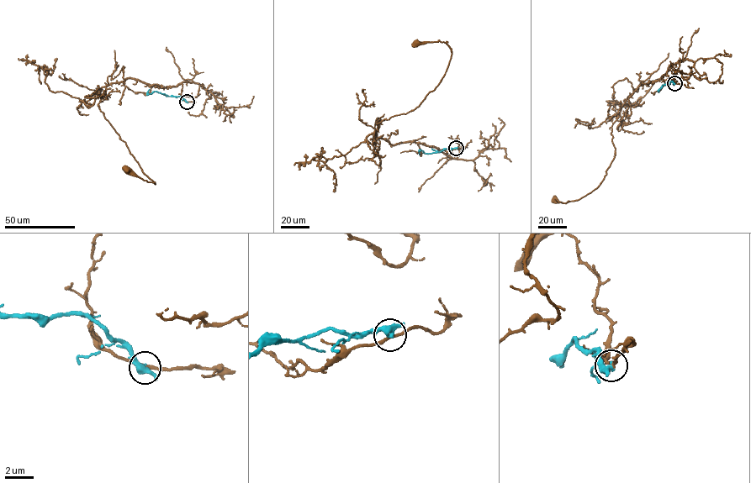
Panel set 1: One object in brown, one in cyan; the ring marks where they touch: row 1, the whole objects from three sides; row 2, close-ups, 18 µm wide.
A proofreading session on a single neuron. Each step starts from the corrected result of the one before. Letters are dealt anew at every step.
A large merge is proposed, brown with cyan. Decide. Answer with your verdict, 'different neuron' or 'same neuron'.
different neuron

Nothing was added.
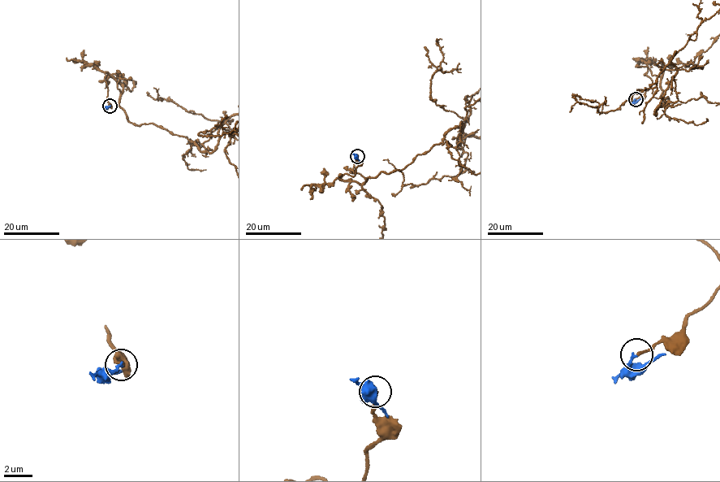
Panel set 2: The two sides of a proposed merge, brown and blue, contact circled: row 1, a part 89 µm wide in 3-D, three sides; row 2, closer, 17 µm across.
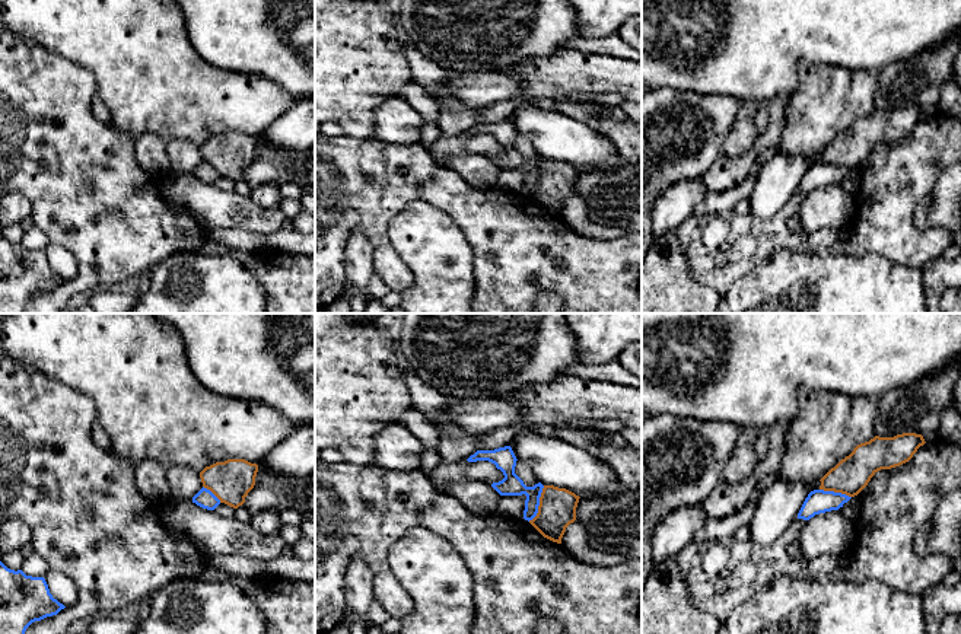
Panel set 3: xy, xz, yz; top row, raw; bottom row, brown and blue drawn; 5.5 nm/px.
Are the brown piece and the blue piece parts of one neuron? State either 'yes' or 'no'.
no

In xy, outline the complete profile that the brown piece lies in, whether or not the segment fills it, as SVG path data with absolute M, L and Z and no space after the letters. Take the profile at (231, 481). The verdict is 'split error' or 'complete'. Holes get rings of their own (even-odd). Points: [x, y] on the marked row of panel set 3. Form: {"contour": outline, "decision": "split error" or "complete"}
{"contour": "M227 459L206 466L200 472L203 487L210 490L220 503L238 509L255 485L258 465L245 459Z", "decision": "complete"}

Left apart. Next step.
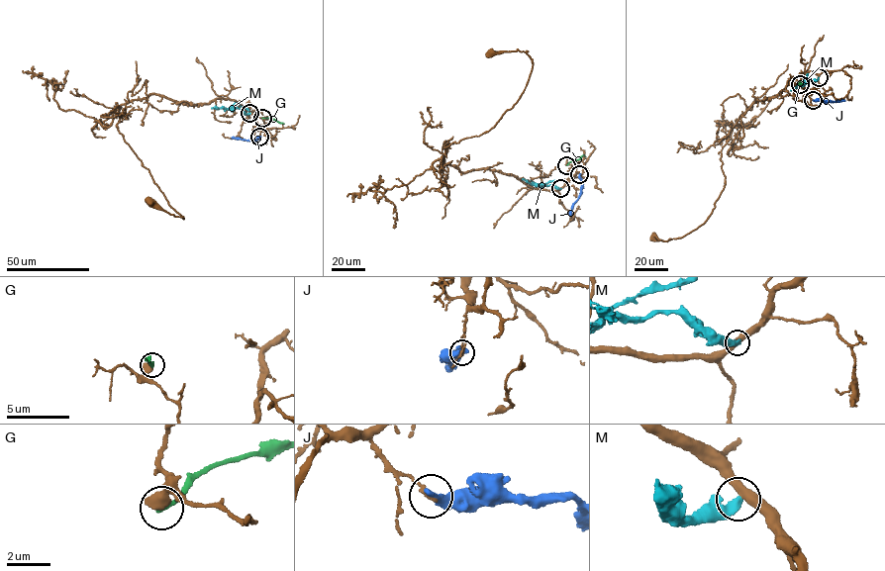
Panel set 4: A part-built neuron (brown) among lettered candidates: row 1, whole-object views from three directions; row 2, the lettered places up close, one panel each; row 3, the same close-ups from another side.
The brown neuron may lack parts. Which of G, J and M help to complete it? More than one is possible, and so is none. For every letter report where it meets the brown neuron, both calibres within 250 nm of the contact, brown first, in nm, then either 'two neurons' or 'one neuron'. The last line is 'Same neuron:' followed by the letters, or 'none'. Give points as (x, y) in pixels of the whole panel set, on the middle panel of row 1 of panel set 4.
G: meets brown at (566, 165); 550 nm thick on the brown side, 240 nm on the other; two neurons
J: meets brown at (579, 174); 150 nm thick on the brown side, 420 nm on the other; two neurons
M: meets brown at (560, 188); 420 nm thick on the brown side, 340 nm on the other; two neurons
Same neuron: none

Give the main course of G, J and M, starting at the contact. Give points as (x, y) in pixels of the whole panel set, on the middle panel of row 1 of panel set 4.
G: (566, 164), (585, 156)
J: (579, 174), (581, 195), (573, 204), (571, 215)
M: (560, 188), (522, 179)

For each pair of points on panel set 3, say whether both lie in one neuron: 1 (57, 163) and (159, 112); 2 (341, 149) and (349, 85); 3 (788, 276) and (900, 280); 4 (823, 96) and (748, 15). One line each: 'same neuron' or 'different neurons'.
1: different neurons
2: different neurons
3: same neuron
4: different neurons

